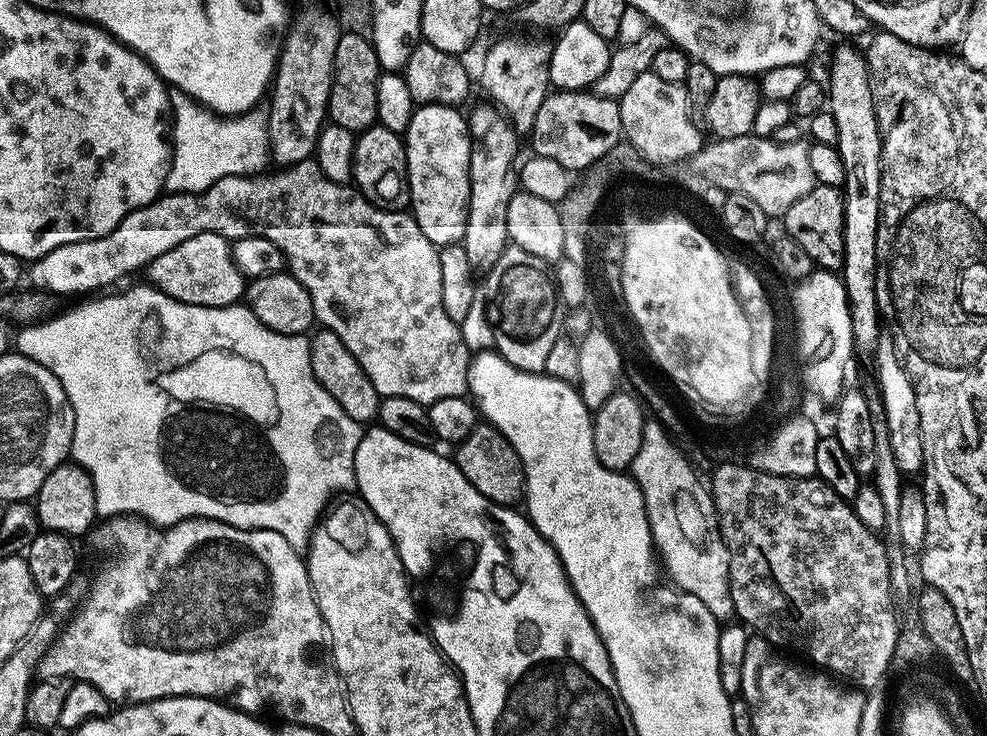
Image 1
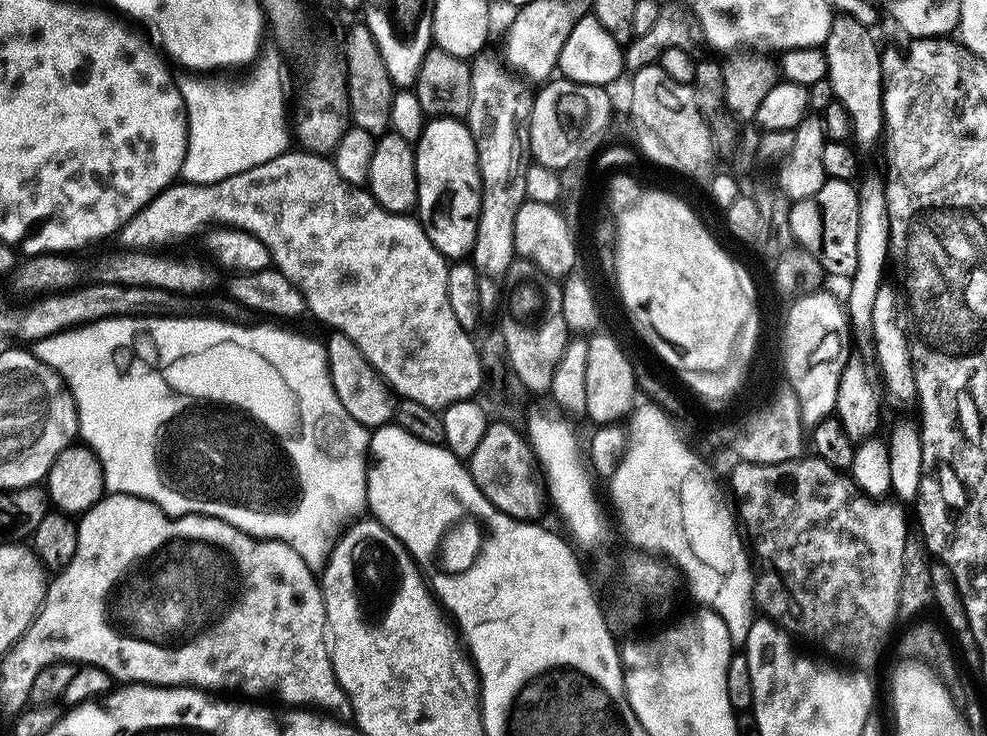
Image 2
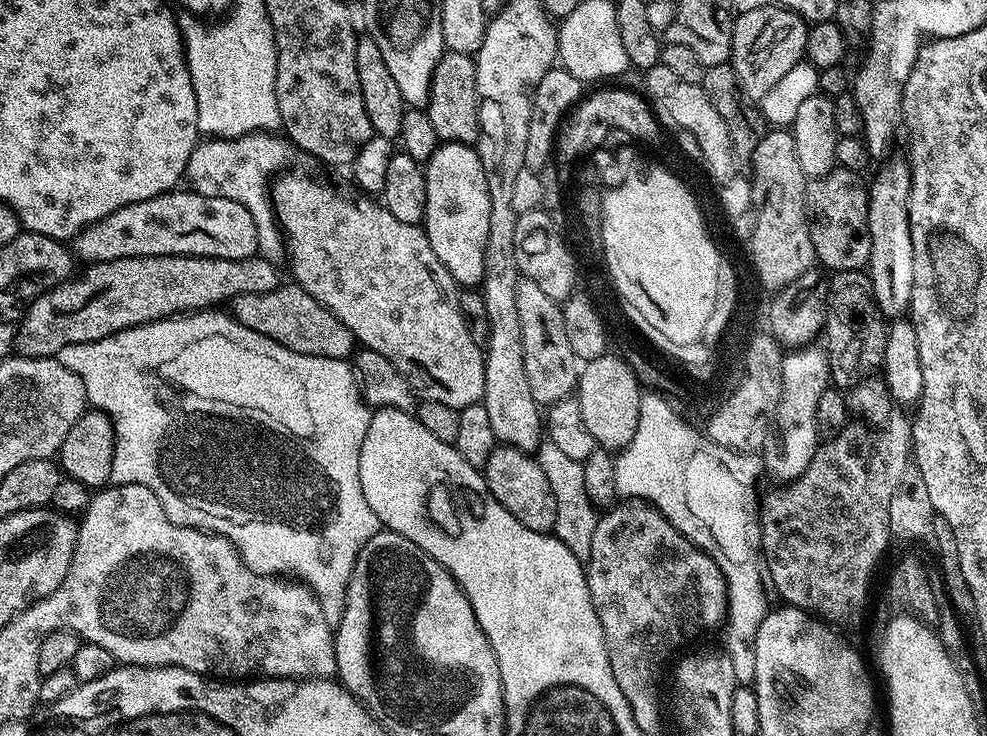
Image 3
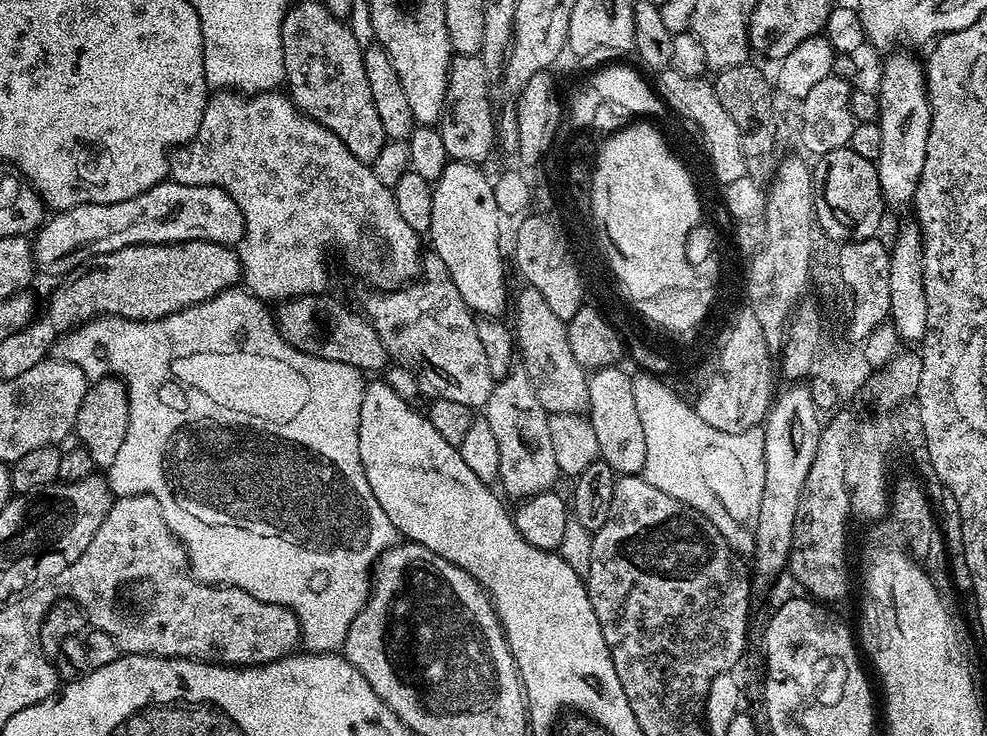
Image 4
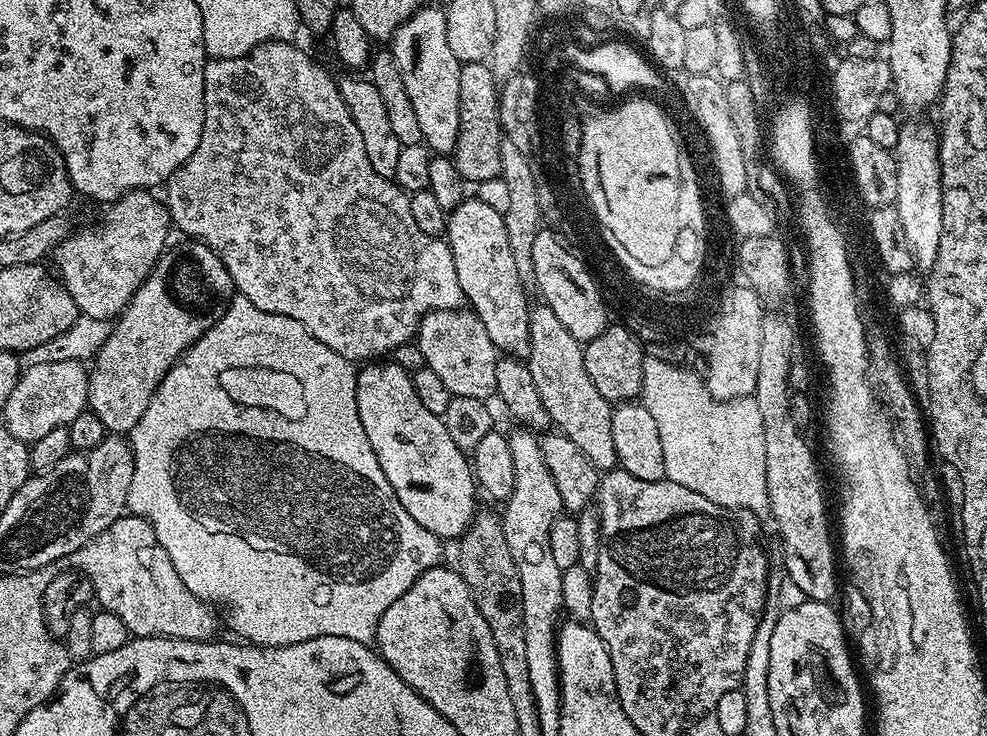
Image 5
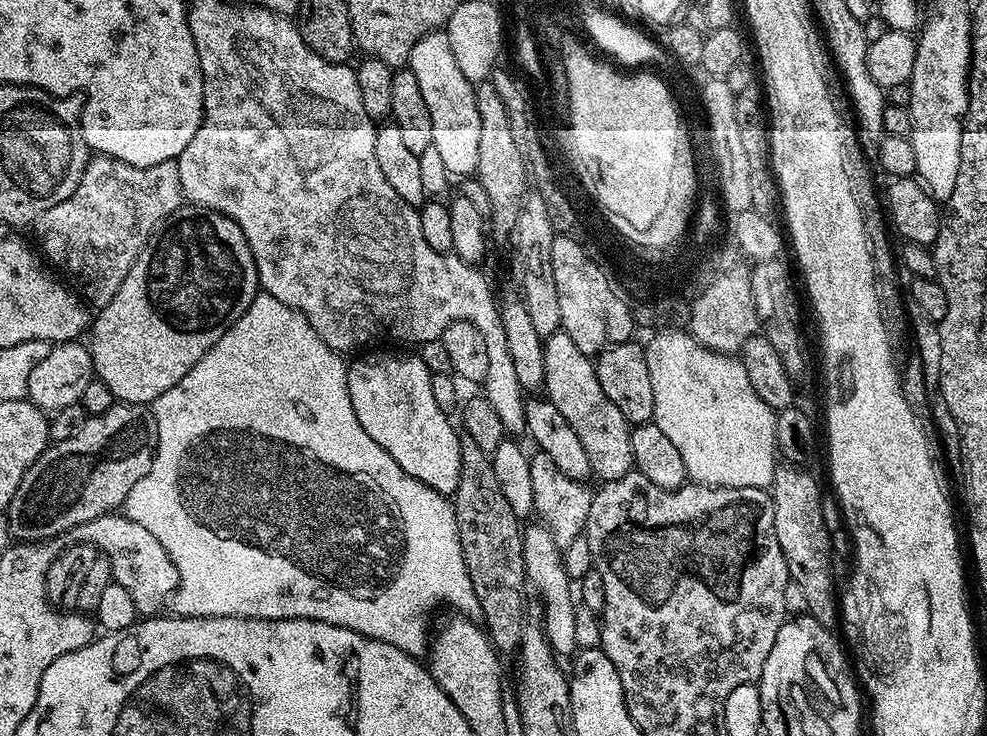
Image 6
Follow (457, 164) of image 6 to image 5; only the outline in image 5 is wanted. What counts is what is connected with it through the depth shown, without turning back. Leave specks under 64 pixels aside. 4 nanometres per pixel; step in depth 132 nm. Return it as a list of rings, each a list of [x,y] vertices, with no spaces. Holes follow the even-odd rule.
[[[429,6],[420,8],[404,25],[402,25],[390,41],[390,51],[394,62],[398,62],[398,70],[402,74],[402,82],[406,86],[406,95],[414,106],[414,114],[418,118],[418,127],[422,130],[422,141],[436,154],[448,154],[456,146],[458,138],[458,74],[461,62],[454,58],[450,50],[450,42],[446,42],[446,18],[444,8]]]

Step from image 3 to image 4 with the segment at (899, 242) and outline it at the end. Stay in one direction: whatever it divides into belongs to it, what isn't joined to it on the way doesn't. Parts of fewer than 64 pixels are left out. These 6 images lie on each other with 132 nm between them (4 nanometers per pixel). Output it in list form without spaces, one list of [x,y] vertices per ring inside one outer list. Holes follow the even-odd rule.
[[[896,50],[884,64],[884,72],[878,76],[878,95],[880,99],[880,119],[878,121],[882,130],[882,154],[874,161],[878,170],[878,182],[884,195],[884,203],[889,209],[904,208],[913,203],[916,187],[922,174],[922,166],[926,166],[926,138],[930,138],[930,118],[932,111],[928,105],[928,81],[926,79],[926,68],[912,56]]]

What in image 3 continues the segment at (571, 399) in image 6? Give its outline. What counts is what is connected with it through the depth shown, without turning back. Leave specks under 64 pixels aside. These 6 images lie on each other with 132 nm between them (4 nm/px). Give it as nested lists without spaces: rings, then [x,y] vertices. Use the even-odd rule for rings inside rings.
[[[526,279],[518,282],[518,323],[522,325],[522,358],[526,366],[526,382],[530,382],[530,394],[541,406],[556,404],[569,399],[578,387],[578,361],[566,338],[566,322],[562,322],[564,309],[561,301],[549,298],[536,283]]]

